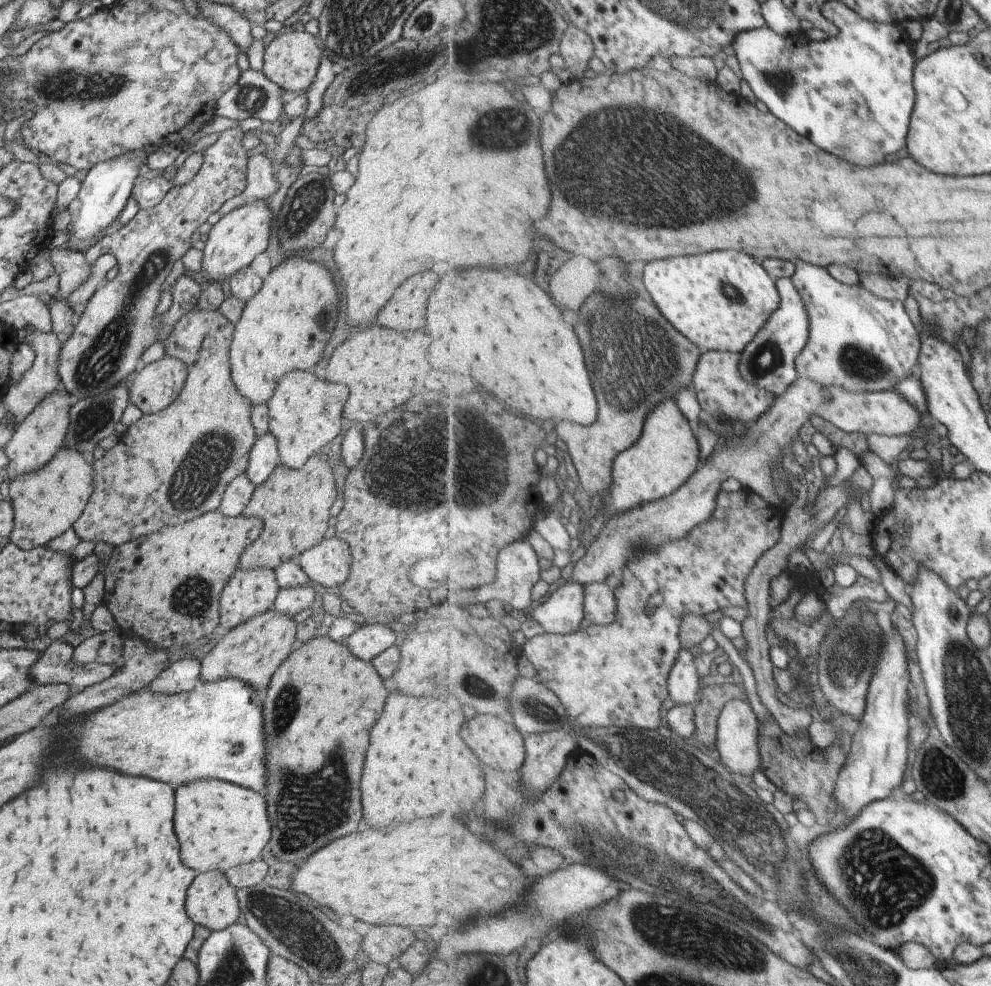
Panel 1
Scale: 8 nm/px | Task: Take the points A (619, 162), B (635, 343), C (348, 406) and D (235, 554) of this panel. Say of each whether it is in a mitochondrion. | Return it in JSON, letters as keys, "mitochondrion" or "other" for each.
{"A":"mitochondrion","B":"mitochondrion","C":"other","D":"other"}

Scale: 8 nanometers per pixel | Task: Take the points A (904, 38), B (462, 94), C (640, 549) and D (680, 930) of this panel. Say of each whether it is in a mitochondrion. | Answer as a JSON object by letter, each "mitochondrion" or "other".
{"A":"other","B":"other","C":"other","D":"mitochondrion"}

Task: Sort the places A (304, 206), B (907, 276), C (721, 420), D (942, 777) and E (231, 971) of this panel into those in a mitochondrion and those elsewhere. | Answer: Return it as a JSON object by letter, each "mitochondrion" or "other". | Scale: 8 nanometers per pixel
{"A":"mitochondrion","B":"other","C":"mitochondrion","D":"mitochondrion","E":"mitochondrion"}

